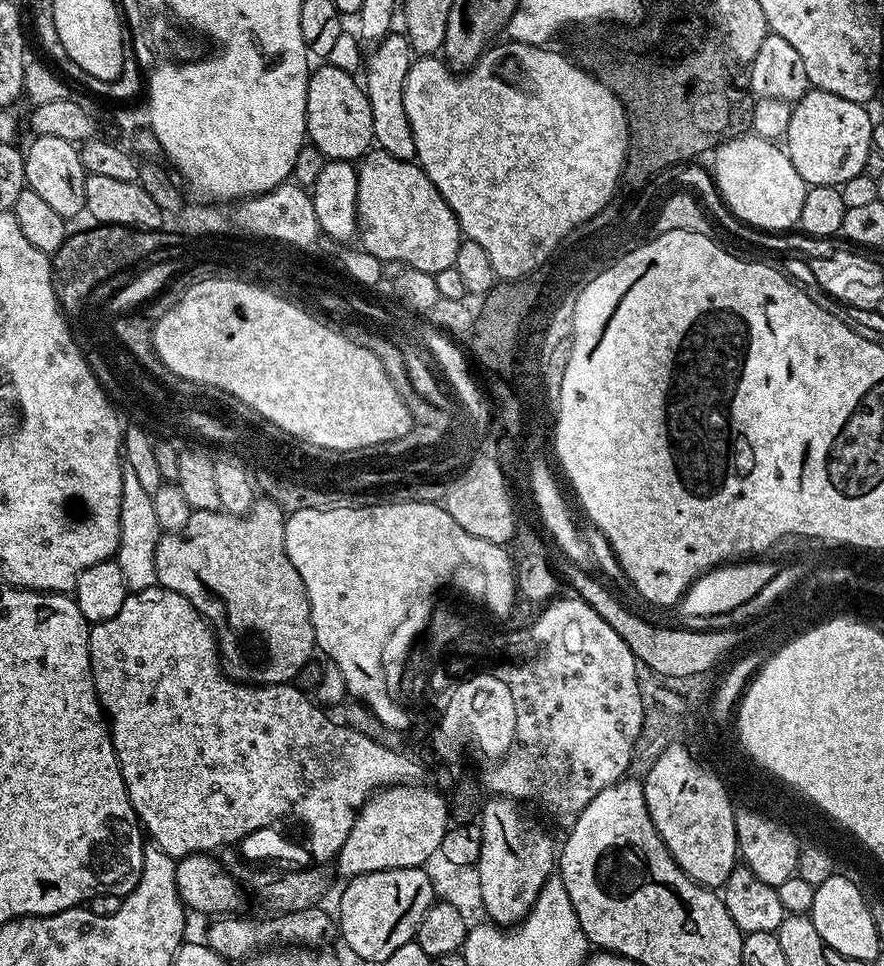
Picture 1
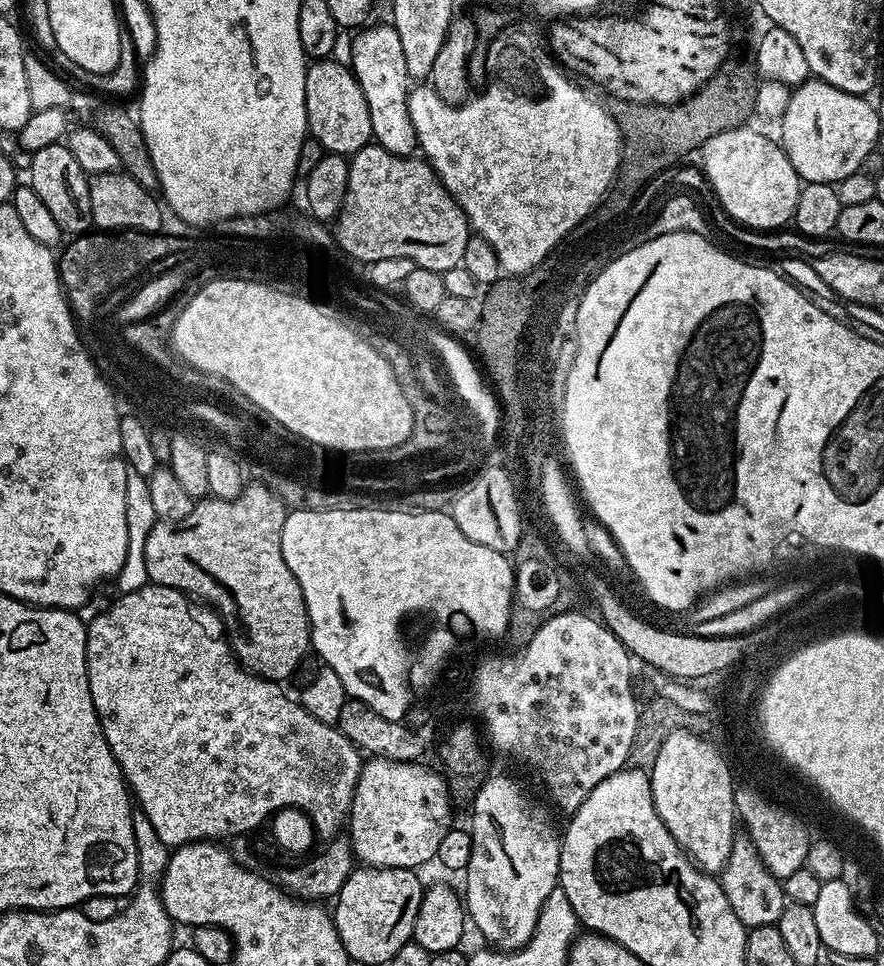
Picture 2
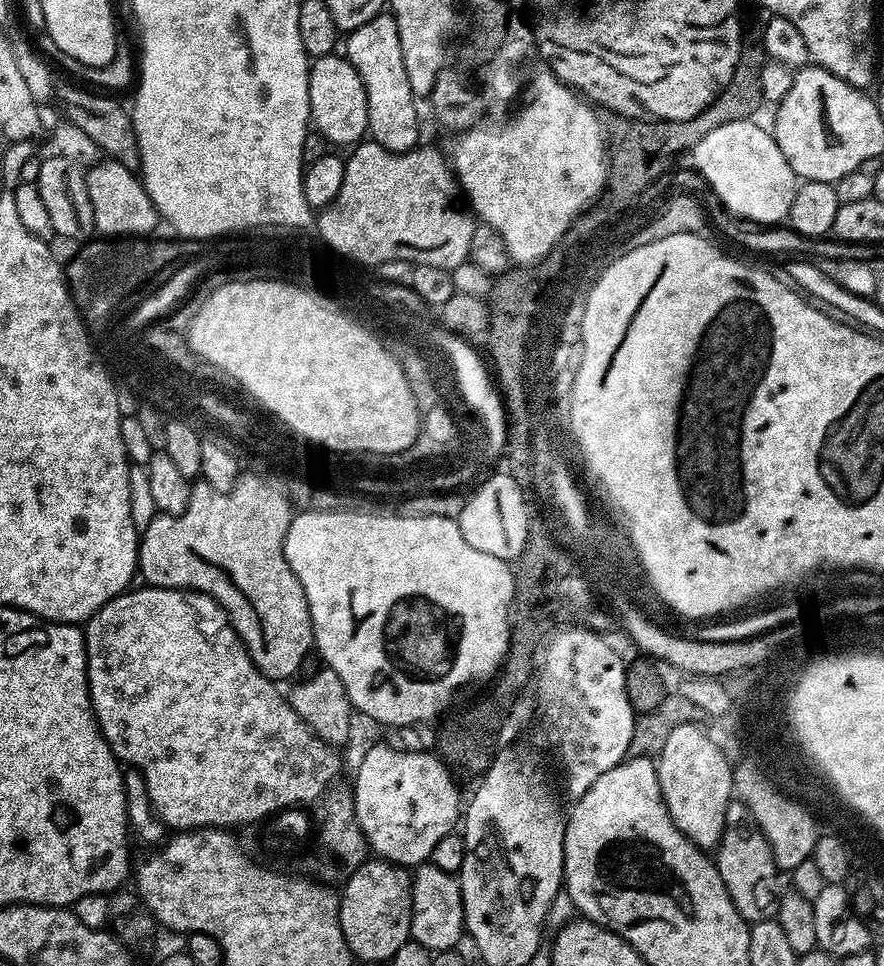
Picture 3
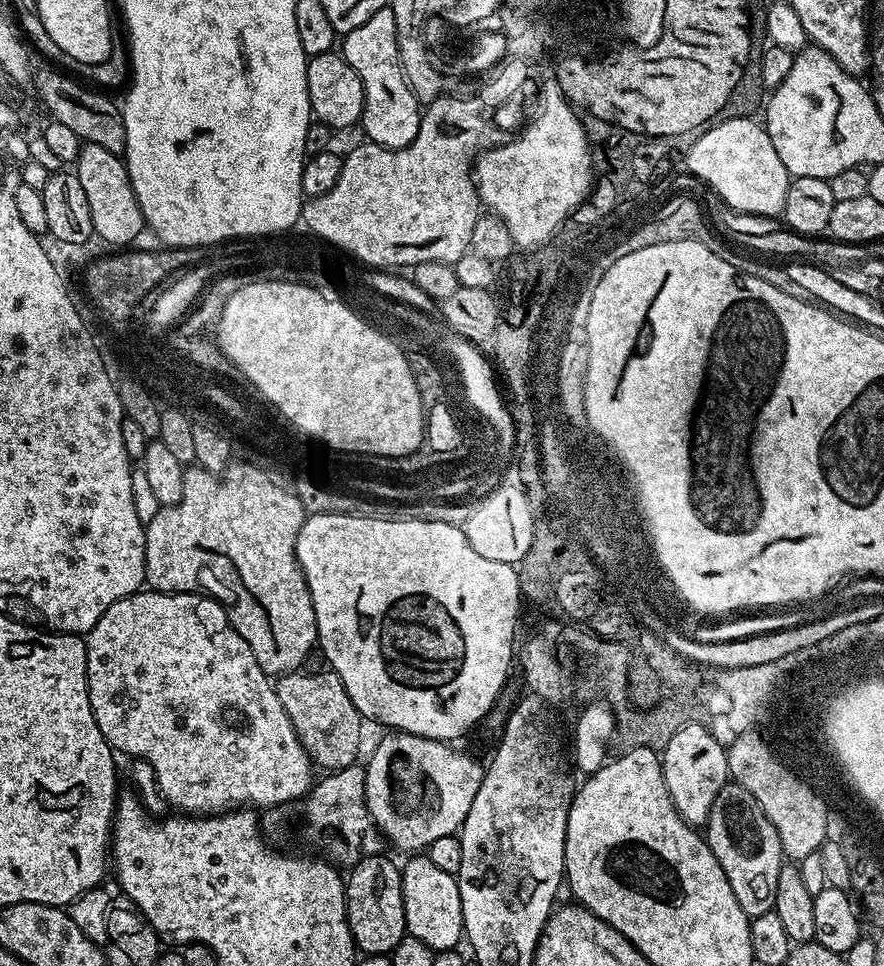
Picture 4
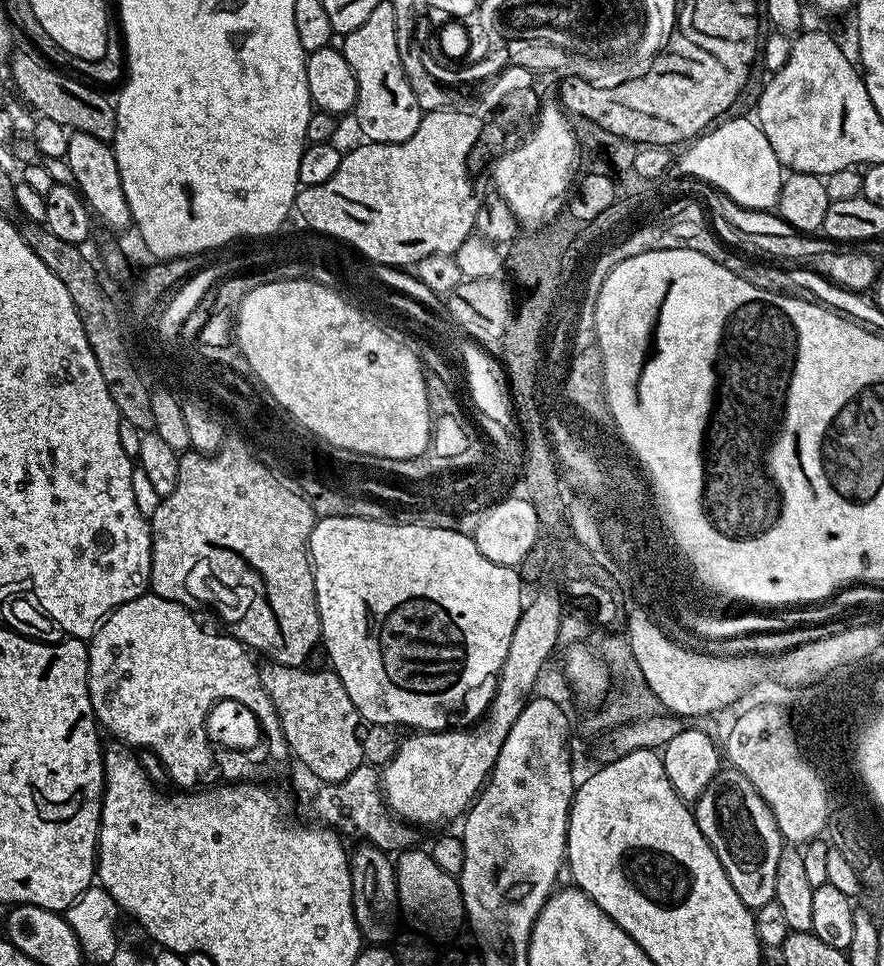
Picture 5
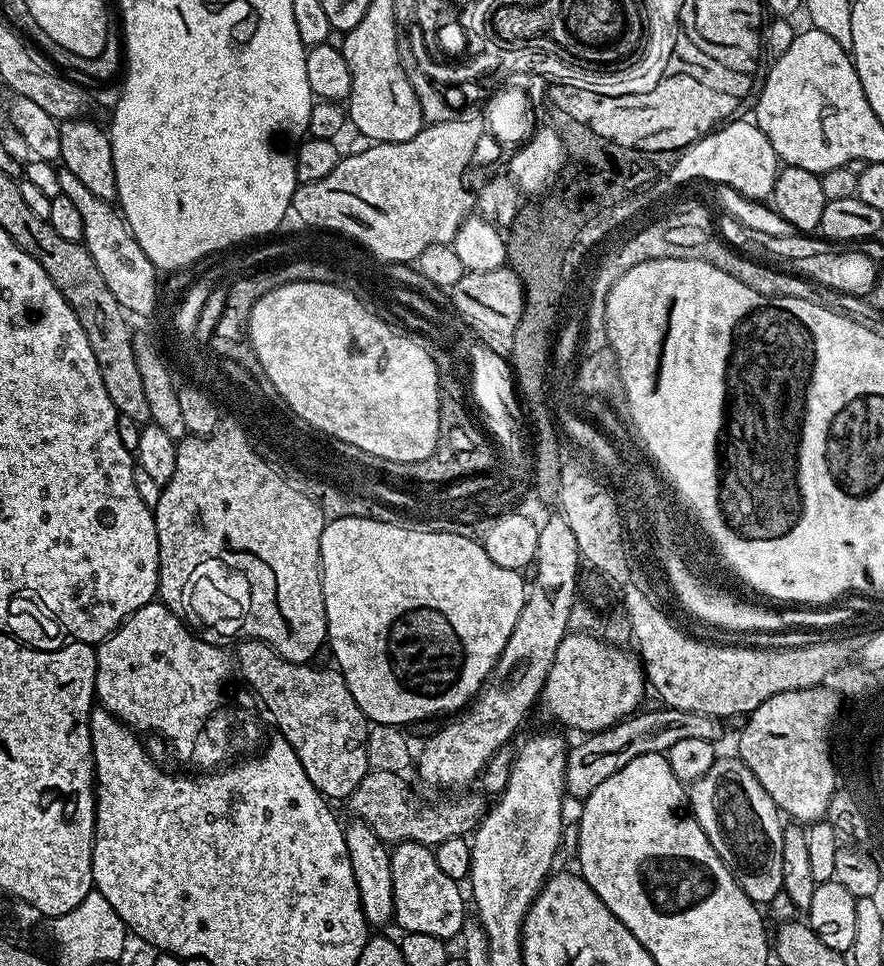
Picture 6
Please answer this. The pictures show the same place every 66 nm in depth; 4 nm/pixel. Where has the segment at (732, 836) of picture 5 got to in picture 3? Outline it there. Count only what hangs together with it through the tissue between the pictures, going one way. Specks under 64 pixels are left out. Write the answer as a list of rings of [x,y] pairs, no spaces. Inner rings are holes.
[[[729,803],[724,819],[724,833],[714,852],[714,863],[734,906],[745,920],[755,922],[775,917],[782,895],[781,889],[776,889],[778,869],[770,850],[770,842],[766,842],[746,805]]]

